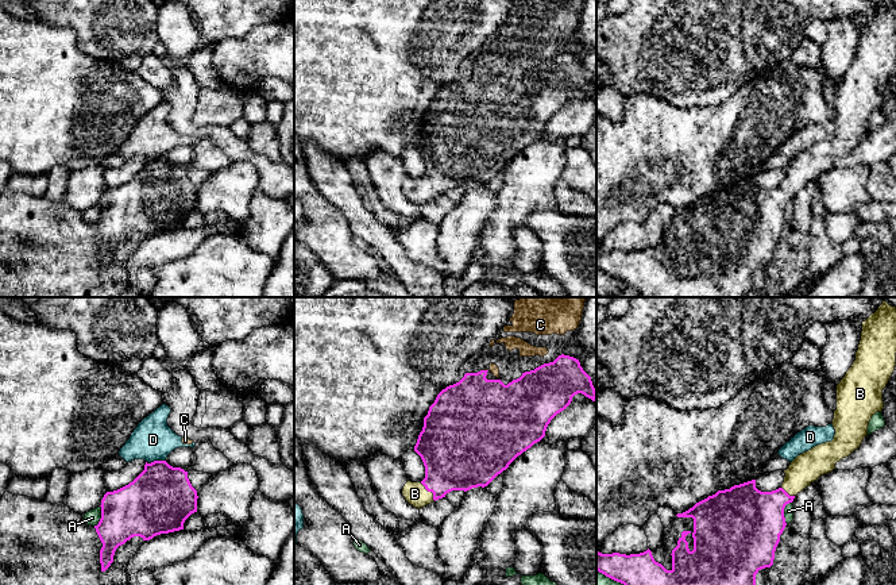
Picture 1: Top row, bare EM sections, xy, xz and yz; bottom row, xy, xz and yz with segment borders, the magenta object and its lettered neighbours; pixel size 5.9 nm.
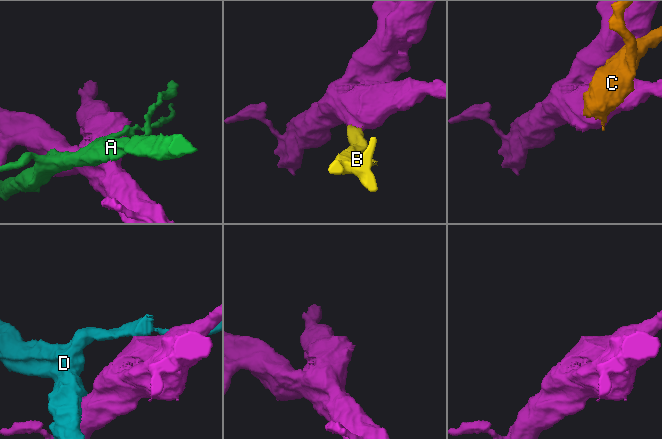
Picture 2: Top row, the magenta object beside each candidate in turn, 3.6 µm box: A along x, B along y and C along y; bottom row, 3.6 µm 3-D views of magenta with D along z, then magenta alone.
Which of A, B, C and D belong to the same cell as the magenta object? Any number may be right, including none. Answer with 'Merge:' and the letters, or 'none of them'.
Merge: B

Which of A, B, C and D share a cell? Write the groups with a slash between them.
A / B / C D

